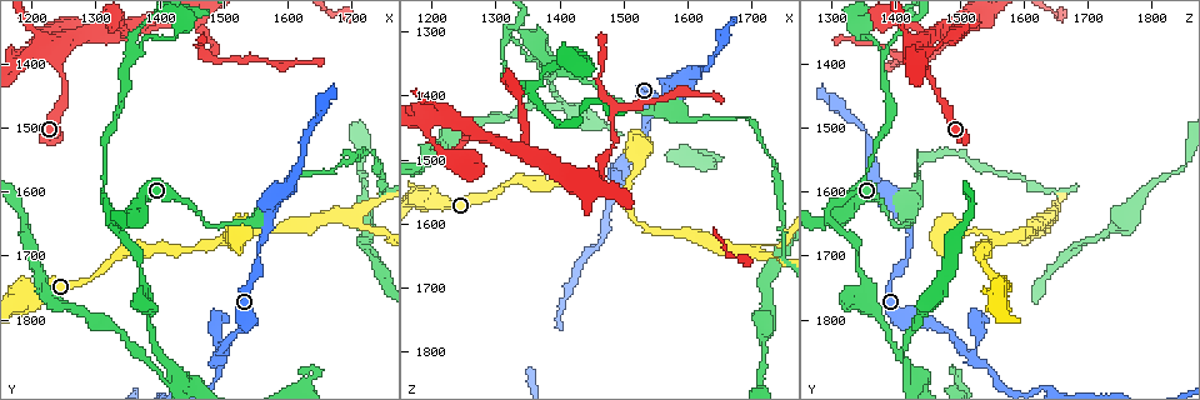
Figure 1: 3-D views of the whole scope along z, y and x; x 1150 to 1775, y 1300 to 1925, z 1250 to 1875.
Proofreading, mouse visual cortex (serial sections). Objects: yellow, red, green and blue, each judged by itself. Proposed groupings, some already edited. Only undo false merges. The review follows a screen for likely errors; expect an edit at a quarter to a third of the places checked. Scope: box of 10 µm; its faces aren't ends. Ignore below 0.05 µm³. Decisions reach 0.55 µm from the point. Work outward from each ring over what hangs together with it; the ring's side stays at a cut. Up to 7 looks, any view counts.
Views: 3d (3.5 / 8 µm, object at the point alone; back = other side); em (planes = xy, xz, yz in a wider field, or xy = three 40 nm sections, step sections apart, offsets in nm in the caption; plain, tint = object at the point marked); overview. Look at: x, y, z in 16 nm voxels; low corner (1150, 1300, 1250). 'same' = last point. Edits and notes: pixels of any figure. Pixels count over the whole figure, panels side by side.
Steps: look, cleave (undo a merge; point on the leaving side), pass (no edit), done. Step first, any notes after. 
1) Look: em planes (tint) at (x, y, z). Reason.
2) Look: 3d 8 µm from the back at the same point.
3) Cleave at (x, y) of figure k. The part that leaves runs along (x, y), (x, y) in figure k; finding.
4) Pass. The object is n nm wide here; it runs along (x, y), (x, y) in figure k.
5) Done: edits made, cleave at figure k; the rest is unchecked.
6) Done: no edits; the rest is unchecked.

Look: 3d 8 µm at (1320, 1645, 1295). Four arms meet.

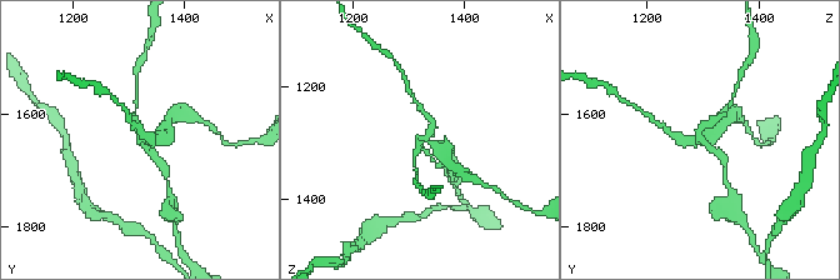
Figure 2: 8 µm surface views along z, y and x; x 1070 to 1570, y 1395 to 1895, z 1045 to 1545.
Look: em xy step 1 (tint) at the same point. 4 arms meet here; the arms are 150, 200, 250, 300 nm wide.

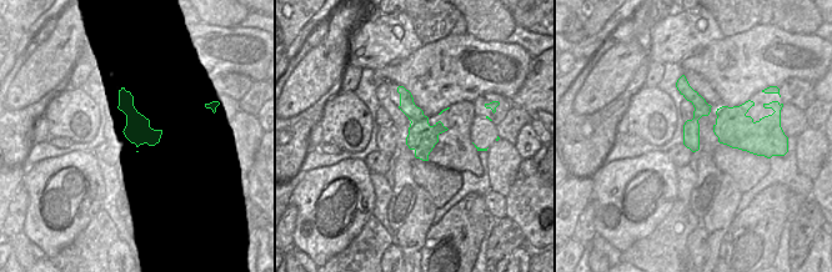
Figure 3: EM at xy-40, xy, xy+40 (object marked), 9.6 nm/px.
Cleave at (154, 155) of figure 2. The part that leaves runs along (139, 140), (161, 160), (164, 169) in figure 2; two cells meet here.

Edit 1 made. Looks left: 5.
Look: 3d 8 µm at (1705, 1645, 1640). A fork.

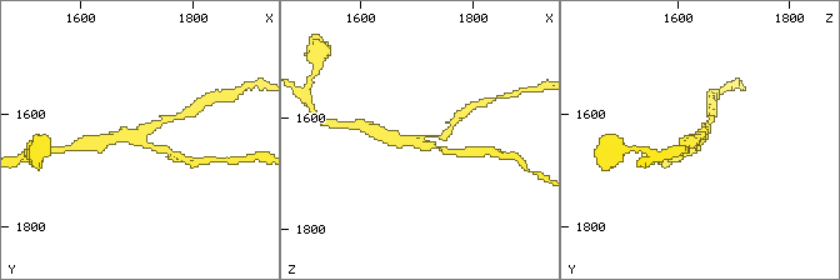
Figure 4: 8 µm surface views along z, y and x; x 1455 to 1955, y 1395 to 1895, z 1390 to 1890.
Look: 3d 3.5 µm at the same point.

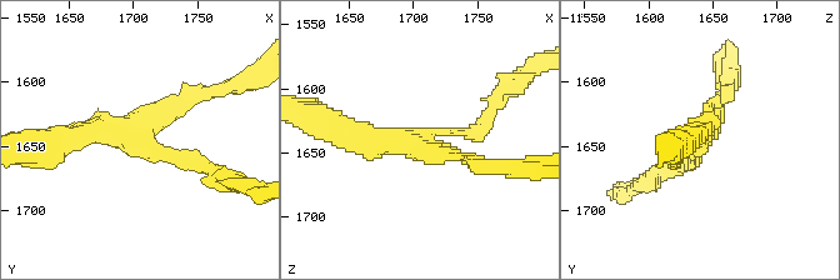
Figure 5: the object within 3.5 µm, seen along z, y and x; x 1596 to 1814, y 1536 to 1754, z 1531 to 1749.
Pass. It runs along (61, 138), (141, 138), (203, 91) in figure 5; continuous, no second cell.

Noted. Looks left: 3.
Look: 3d 3.5 µm at (1450, 1625, 1380). Thick turns thin.

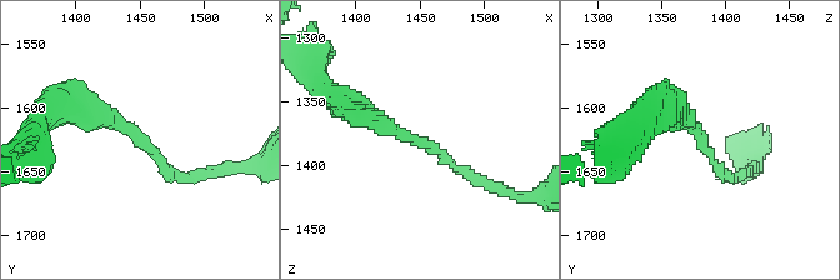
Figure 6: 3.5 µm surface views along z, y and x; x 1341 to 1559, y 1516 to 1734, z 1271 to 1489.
Look: em xy step 1 (tint) at (1450, 1626, 1386). The arms are 150, 300 nm wide.

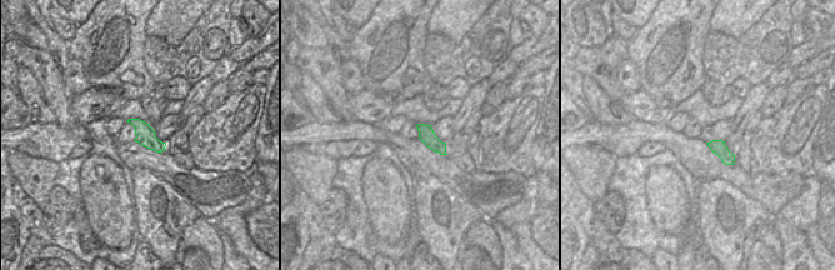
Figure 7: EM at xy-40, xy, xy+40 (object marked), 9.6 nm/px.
Pass. It runs along (356, 109), (429, 144), (483, 183) in figure 6; continuous, no second cell.

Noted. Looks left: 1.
Done: edits made, cleave at figure 2; the rest is unchecked.

